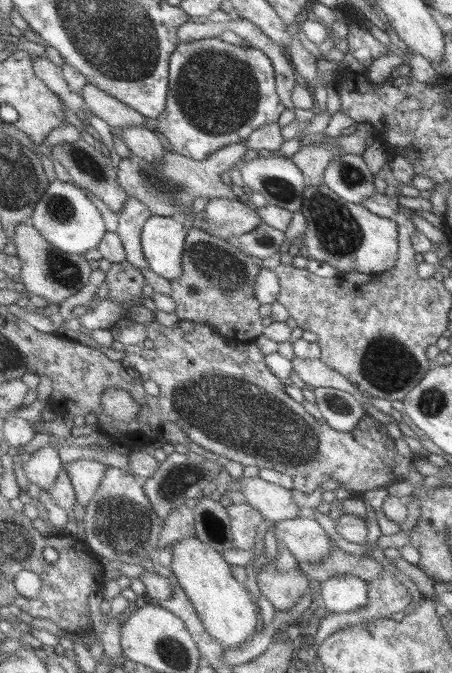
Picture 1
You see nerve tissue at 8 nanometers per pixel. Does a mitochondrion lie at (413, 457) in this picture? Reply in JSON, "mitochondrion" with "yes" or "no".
{"mitochondrion":"no"}

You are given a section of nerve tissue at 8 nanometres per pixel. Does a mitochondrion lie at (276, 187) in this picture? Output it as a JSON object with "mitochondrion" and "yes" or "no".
{"mitochondrion":"yes"}

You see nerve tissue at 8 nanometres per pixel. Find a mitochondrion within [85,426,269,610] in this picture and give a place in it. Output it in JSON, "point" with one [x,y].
{"point":[124,524]}

